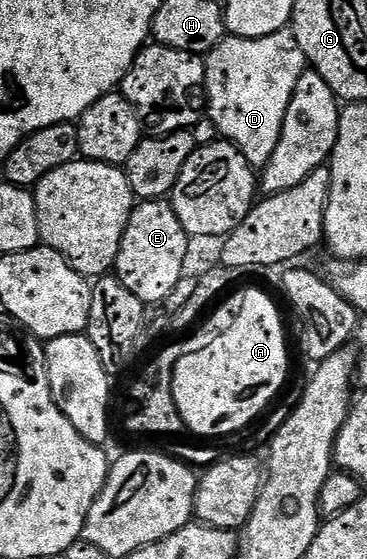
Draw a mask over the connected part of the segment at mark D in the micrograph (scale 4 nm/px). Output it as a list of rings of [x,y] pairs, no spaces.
[[[289,30],[258,40],[245,40],[241,36],[229,34],[219,42],[219,46],[207,53],[204,62],[208,119],[213,119],[214,126],[225,135],[222,137],[228,143],[240,148],[254,169],[264,169],[279,142],[283,118],[287,114],[287,106],[291,106],[295,86],[299,86],[299,78],[307,70],[307,61],[303,50],[299,50],[299,42],[295,42],[293,33]]]

